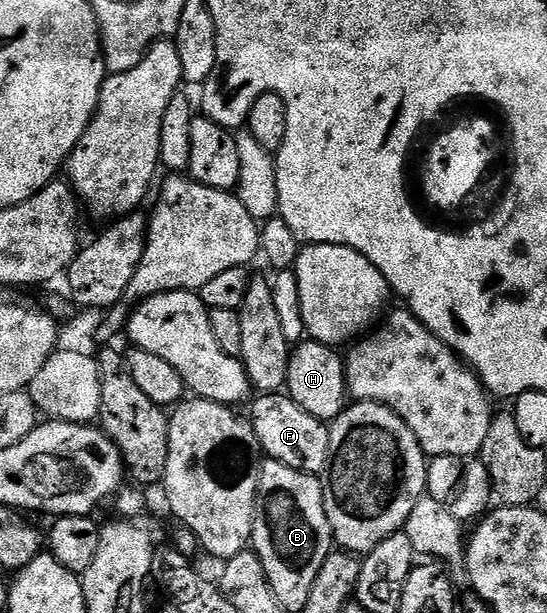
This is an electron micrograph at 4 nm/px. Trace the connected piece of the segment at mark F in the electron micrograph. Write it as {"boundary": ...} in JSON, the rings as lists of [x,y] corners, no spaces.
{"boundary":[[[259,394],[254,400],[249,419],[259,439],[260,449],[270,459],[293,470],[312,474],[326,473],[330,427],[324,421],[313,418],[313,414],[301,410],[301,406],[297,406],[297,402],[293,402],[286,394]]]}

